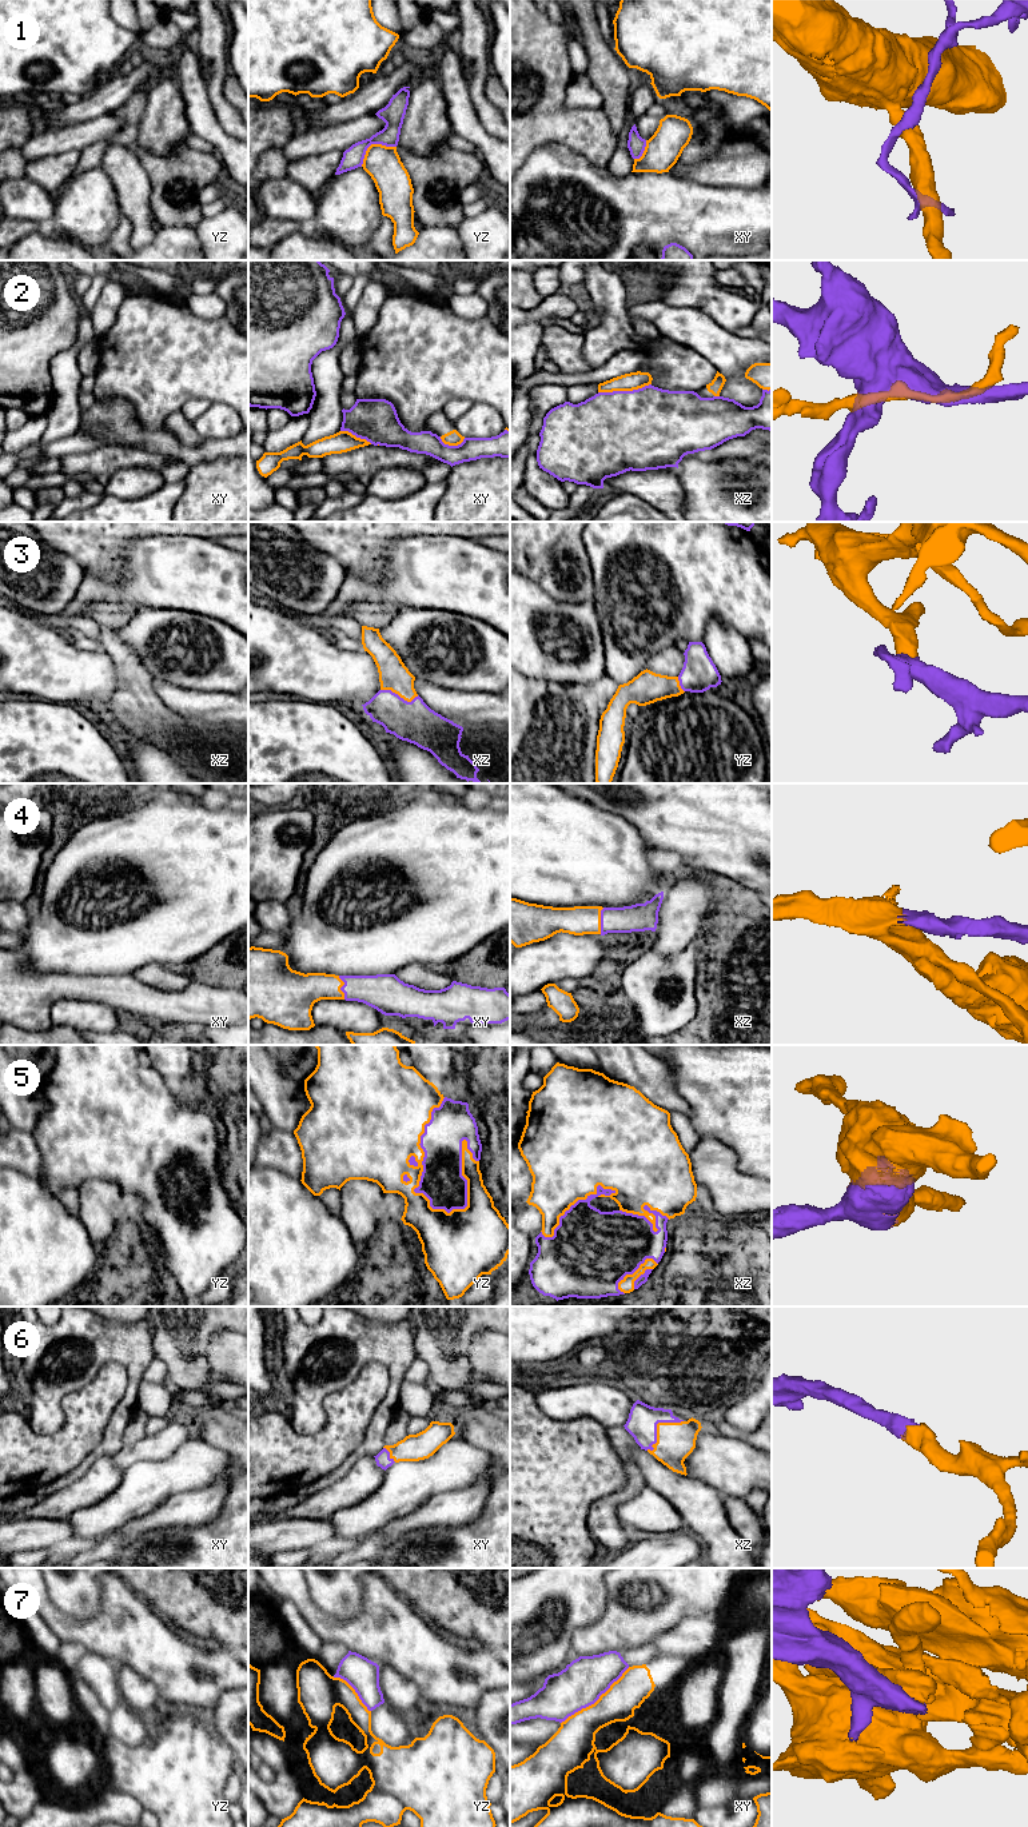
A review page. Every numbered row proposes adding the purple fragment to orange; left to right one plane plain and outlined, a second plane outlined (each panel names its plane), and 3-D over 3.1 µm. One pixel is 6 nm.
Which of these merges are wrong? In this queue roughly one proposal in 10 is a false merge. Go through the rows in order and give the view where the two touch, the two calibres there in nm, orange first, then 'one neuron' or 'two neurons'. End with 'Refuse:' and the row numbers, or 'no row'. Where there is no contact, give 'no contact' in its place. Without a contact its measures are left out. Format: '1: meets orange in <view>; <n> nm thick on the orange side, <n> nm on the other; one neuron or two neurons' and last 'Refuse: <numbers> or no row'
1: meets orange in yz; 220 nm thick on the orange side, 140 nm on the other; two neurons
2: meets orange in xz; 110 nm thick on the orange side, 480 nm on the other; two neurons
3: meets orange in xz; 180 nm thick on the orange side, 240 nm on the other; one neuron
4: meets orange in xz; 180 nm thick on the orange side, 170 nm on the other; one neuron
5: meets orange in yz; 360 nm thick on the orange side, 260 nm on the other; one neuron
6: meets orange in xz; 220 nm thick on the orange side, 180 nm on the other; one neuron
7: meets orange in xy; 240 nm thick on the orange side, 280 nm on the other; one neuron
Refuse: 1, 2

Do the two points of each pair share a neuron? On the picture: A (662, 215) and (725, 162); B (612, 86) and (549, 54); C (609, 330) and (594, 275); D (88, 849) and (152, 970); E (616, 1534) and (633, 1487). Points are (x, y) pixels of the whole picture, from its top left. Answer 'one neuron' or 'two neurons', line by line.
A: two neurons
B: two neurons
C: one neuron
D: two neurons
E: one neuron

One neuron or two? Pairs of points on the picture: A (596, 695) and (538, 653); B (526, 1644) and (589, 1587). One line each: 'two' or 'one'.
A: two
B: one

